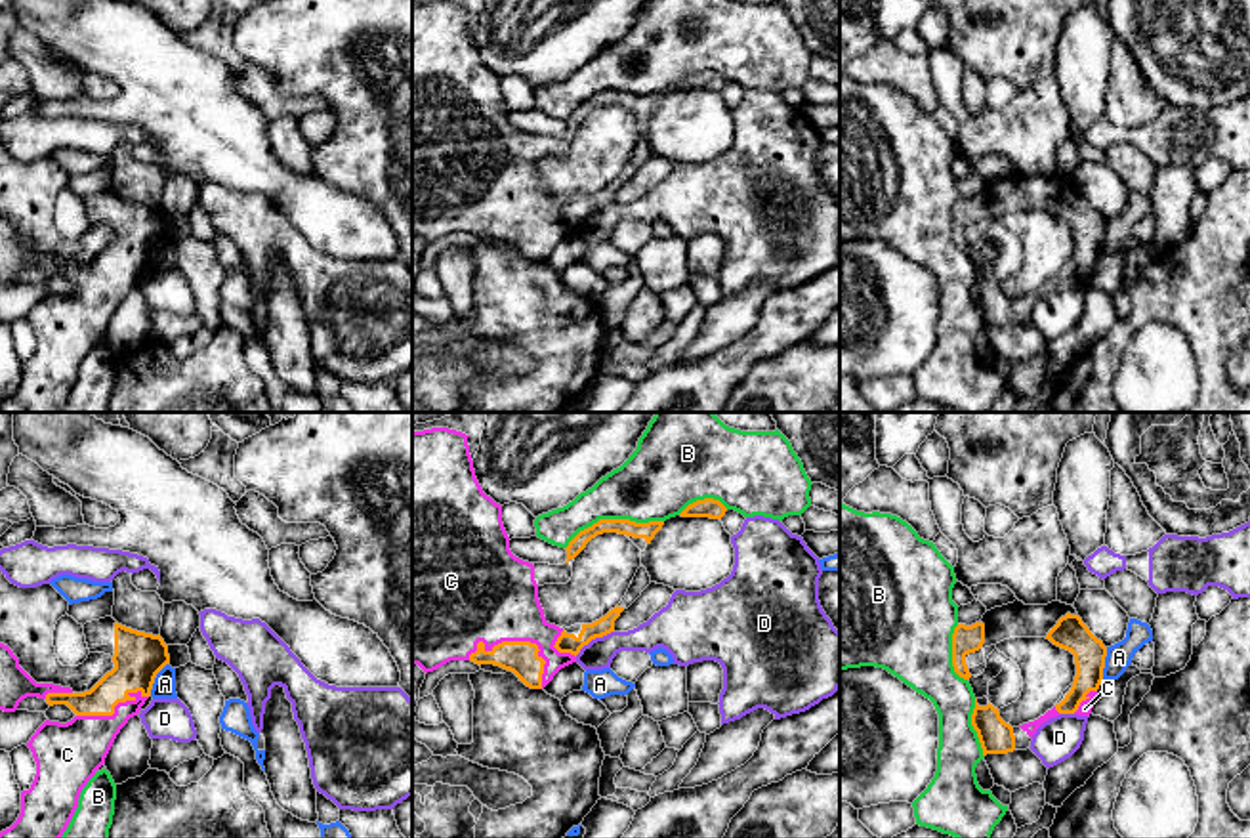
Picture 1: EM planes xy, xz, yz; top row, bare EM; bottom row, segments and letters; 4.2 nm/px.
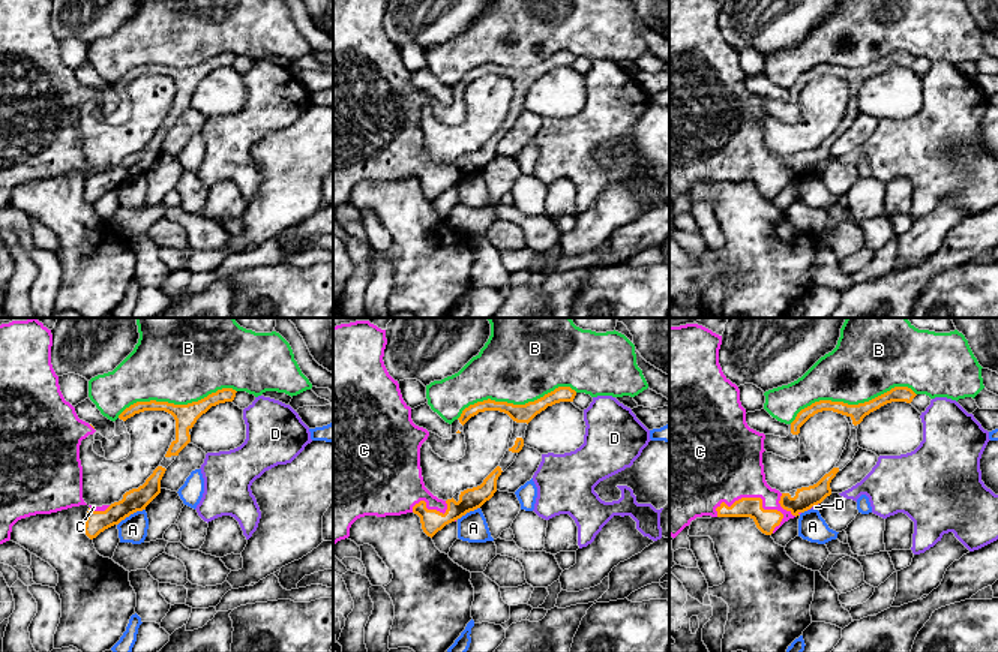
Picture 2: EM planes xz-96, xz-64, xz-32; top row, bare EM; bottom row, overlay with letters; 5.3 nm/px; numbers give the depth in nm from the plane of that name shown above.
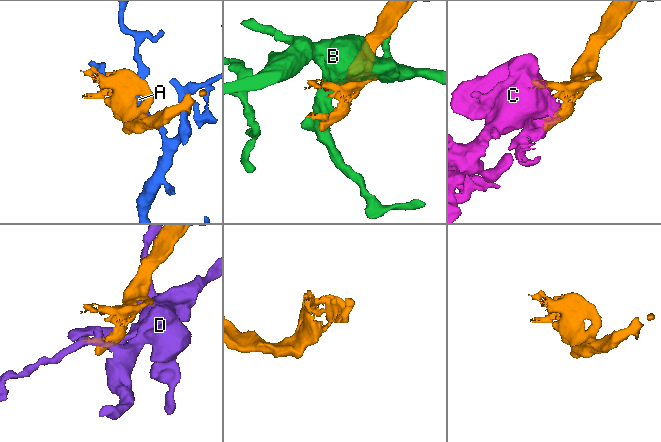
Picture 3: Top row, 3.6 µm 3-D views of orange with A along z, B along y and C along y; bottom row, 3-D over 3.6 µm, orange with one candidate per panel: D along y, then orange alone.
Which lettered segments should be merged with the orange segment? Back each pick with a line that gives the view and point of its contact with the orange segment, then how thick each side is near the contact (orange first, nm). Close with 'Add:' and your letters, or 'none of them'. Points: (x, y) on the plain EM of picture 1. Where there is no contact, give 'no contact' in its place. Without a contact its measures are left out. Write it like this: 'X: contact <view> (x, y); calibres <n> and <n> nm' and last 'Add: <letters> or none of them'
C: contact xz (521, 214); calibres 140 and 400 nm
Add: C

